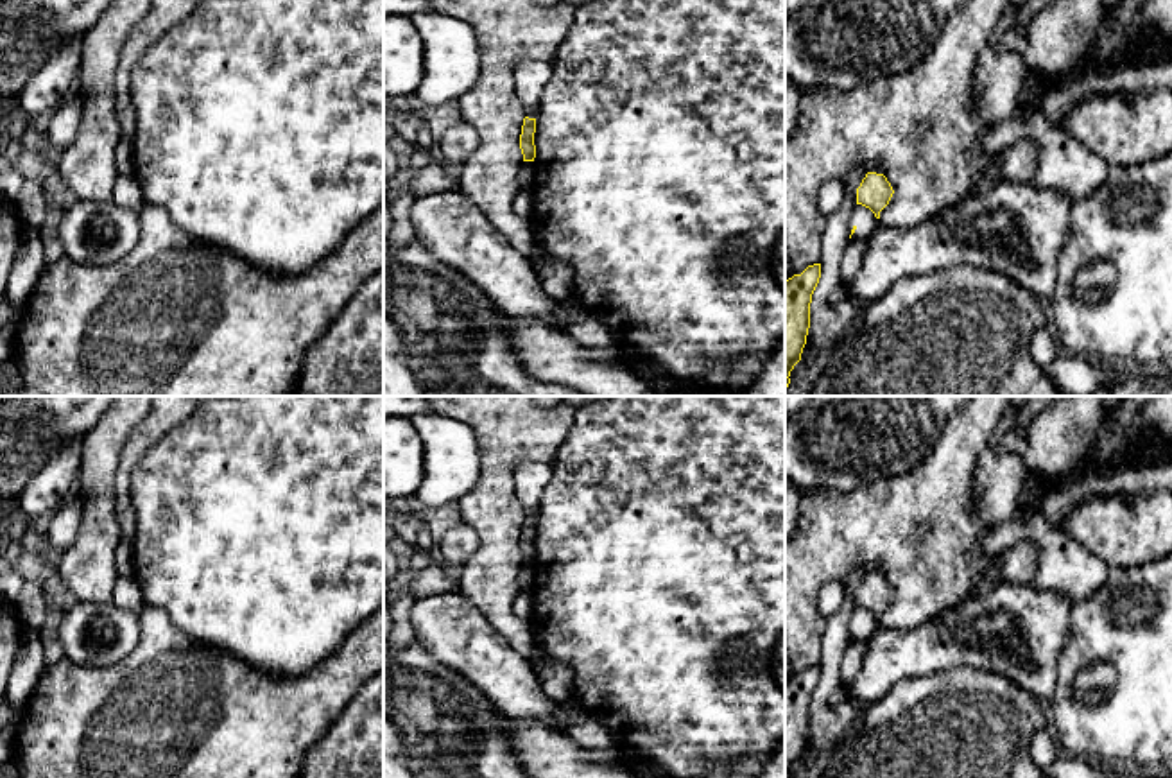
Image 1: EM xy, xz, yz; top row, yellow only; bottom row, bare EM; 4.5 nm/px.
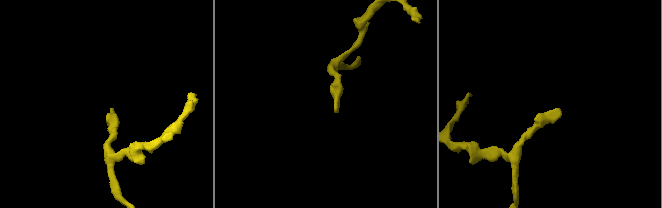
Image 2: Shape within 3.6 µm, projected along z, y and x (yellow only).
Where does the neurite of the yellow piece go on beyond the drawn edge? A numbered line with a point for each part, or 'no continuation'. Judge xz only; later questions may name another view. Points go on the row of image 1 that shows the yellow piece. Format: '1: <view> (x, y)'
no continuation

